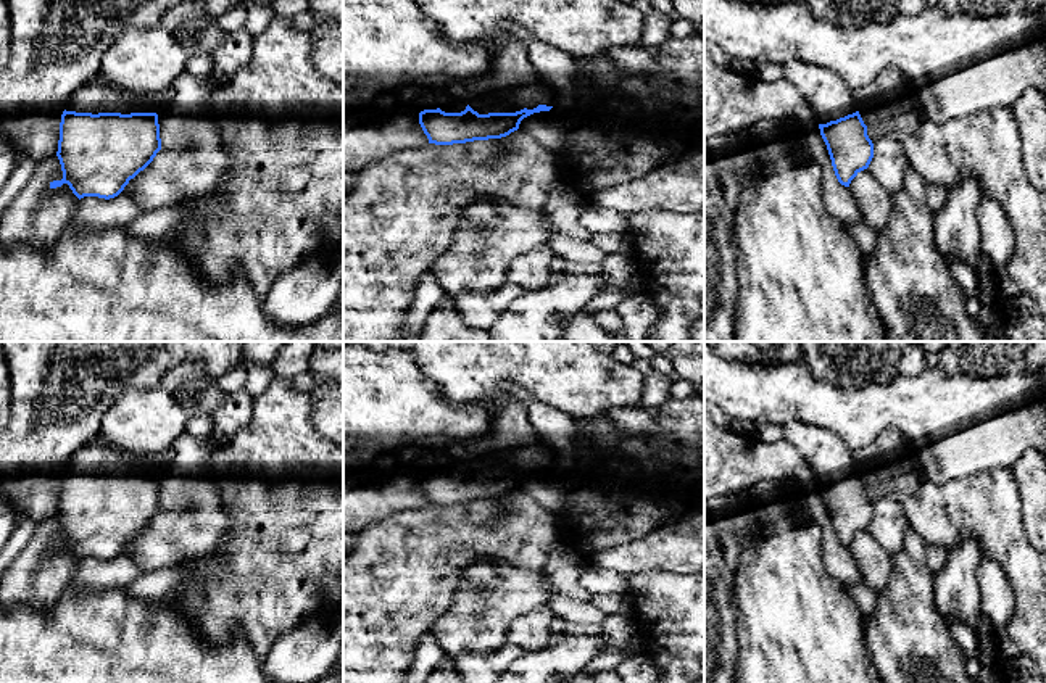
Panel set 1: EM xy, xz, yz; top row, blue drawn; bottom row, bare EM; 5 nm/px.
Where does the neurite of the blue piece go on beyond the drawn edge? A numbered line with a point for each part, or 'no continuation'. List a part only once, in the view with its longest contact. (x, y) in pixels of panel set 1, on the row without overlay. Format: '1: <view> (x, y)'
1: xz (531, 456)

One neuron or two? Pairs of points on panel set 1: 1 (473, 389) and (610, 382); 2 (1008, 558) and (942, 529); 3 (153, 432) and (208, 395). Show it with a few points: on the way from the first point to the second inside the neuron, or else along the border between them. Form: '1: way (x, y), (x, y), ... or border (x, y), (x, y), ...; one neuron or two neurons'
1: way (506, 371), (564, 371), (576, 379); one neuron
2: way (992, 542), (979, 529), (958, 529); one neuron
3: way (166, 419), (178, 408), (195, 406); one neuron

